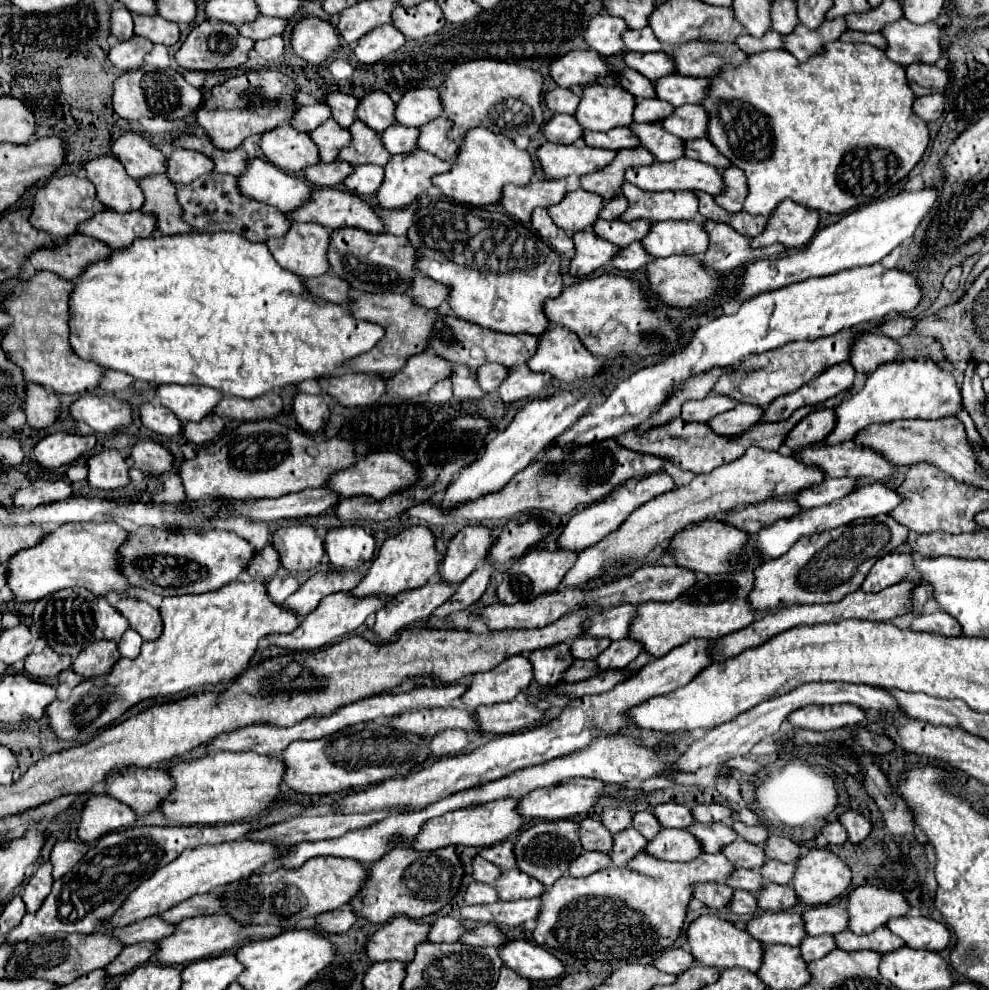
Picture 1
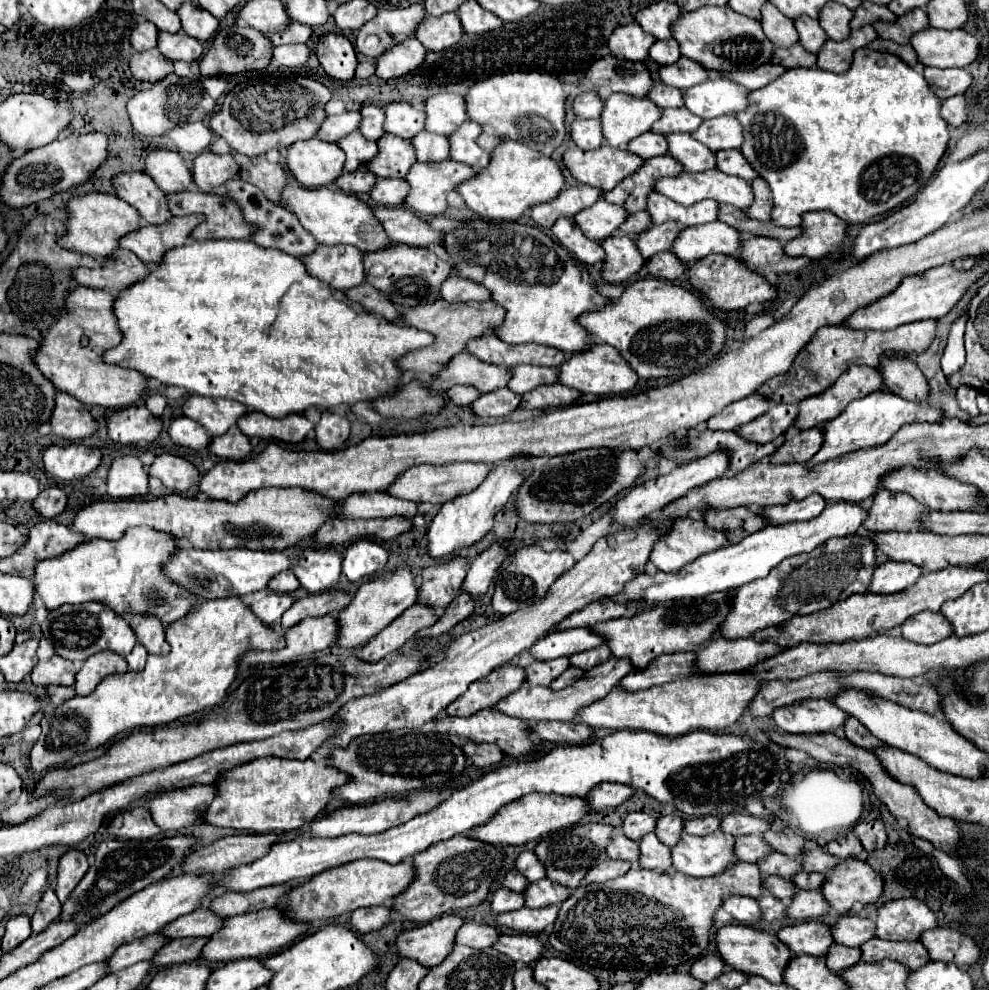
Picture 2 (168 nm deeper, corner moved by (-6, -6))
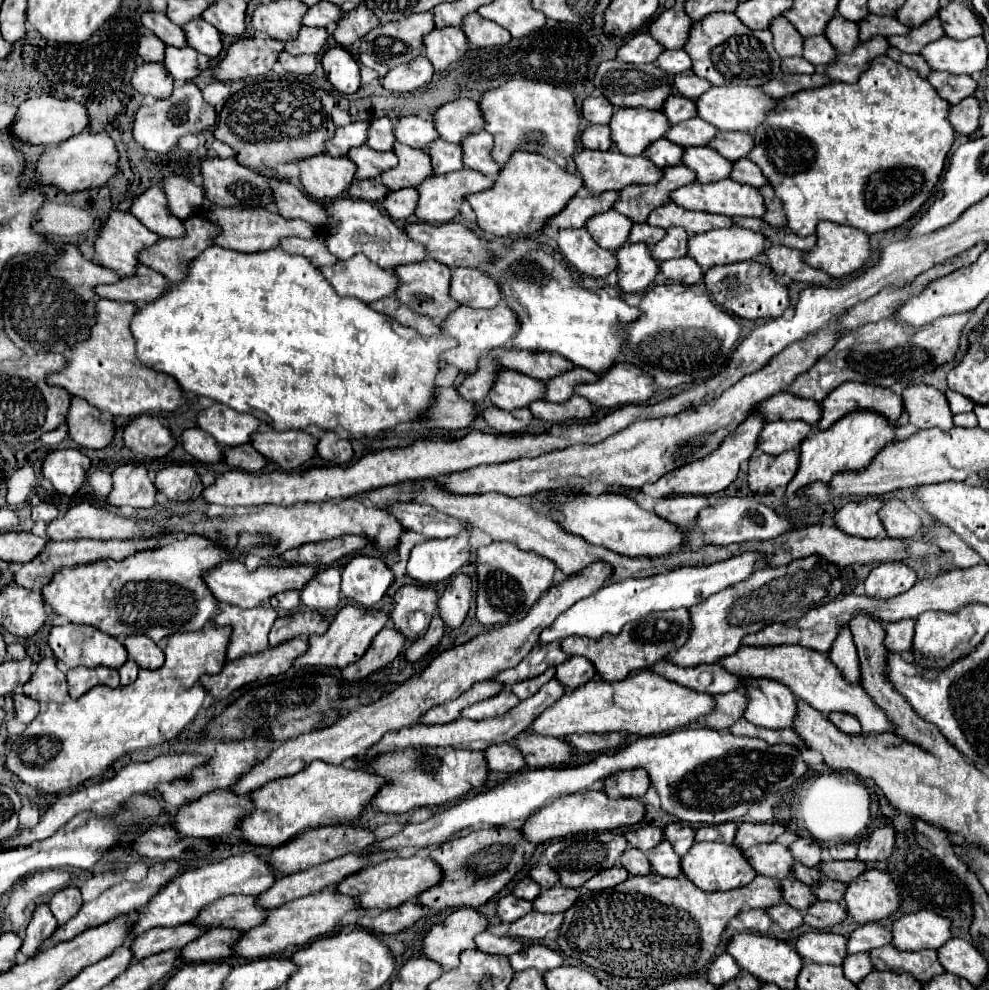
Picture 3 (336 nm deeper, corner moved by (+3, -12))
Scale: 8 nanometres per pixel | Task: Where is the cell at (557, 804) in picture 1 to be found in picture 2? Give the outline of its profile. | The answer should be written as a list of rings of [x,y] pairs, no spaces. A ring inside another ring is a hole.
[[[603,782],[601,786],[595,786],[589,794],[585,794],[585,802],[589,802],[589,812],[601,812],[605,808],[619,806],[633,794],[631,786],[615,784],[615,782]]]

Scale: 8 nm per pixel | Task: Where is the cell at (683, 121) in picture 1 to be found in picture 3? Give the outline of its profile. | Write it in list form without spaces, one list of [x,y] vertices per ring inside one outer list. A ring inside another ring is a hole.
[[[720,132],[710,146],[728,160],[740,160],[752,150],[752,136],[746,132]]]

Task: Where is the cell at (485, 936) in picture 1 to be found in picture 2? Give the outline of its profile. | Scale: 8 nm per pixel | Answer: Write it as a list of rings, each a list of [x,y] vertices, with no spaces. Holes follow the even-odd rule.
[[[501,934],[493,948],[511,960],[521,960],[527,964],[533,964],[543,952],[541,940],[527,934]]]

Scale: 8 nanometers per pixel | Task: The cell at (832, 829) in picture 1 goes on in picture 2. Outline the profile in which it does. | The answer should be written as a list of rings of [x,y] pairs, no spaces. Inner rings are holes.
[[[849,832],[849,834],[845,834],[845,836],[839,836],[839,838],[835,838],[835,840],[831,840],[829,844],[827,844],[827,850],[829,850],[829,854],[833,854],[835,858],[855,858],[861,850],[863,850],[863,846],[861,846],[861,842],[859,842],[859,838],[853,834],[853,832]]]

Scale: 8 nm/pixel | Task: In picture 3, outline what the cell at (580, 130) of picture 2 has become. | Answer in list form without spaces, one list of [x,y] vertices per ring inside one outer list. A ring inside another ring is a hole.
[[[588,126],[580,142],[584,148],[590,148],[590,150],[610,150],[612,148],[610,128],[608,126]]]

